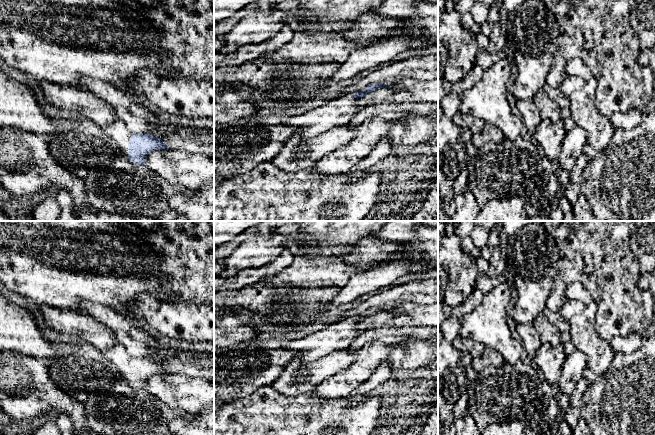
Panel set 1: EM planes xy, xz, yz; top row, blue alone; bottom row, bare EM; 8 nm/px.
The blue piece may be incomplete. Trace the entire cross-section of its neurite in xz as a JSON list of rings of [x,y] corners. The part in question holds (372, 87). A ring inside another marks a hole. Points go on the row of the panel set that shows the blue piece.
[[[372,83],[363,91],[346,93],[322,107],[304,114],[290,116],[285,125],[295,129],[294,136],[305,138],[322,134],[334,127],[348,125],[352,117],[362,109],[354,104],[356,99],[378,88],[391,88],[392,86],[384,83]]]

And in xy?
[[[116,118],[112,125],[104,128],[103,133],[128,160],[142,166],[145,166],[146,156],[151,151],[169,149],[161,138],[152,134],[130,132],[120,118]]]

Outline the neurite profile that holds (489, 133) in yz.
[[[485,124],[481,131],[471,136],[471,141],[475,147],[482,147],[492,142],[501,142],[503,139],[504,136],[500,130],[490,124]]]

